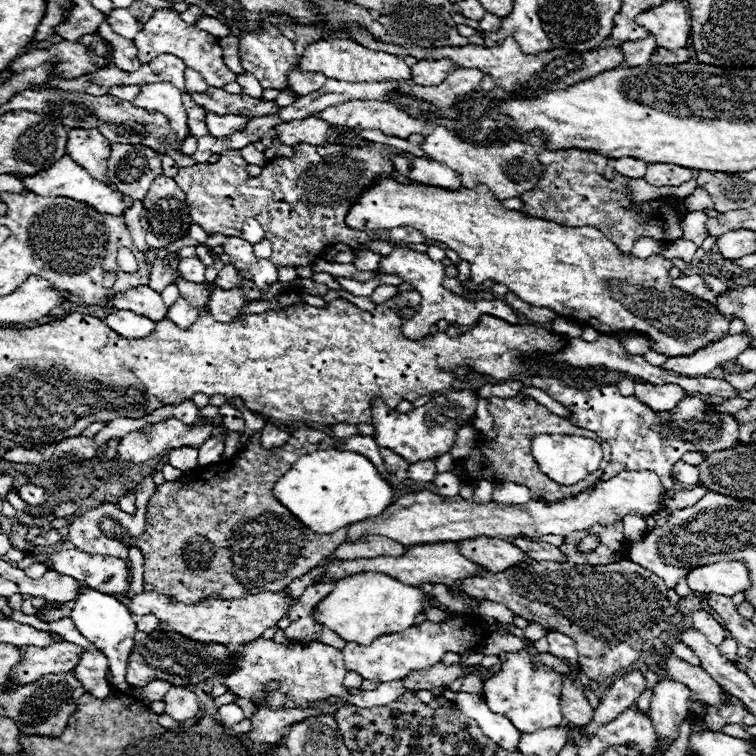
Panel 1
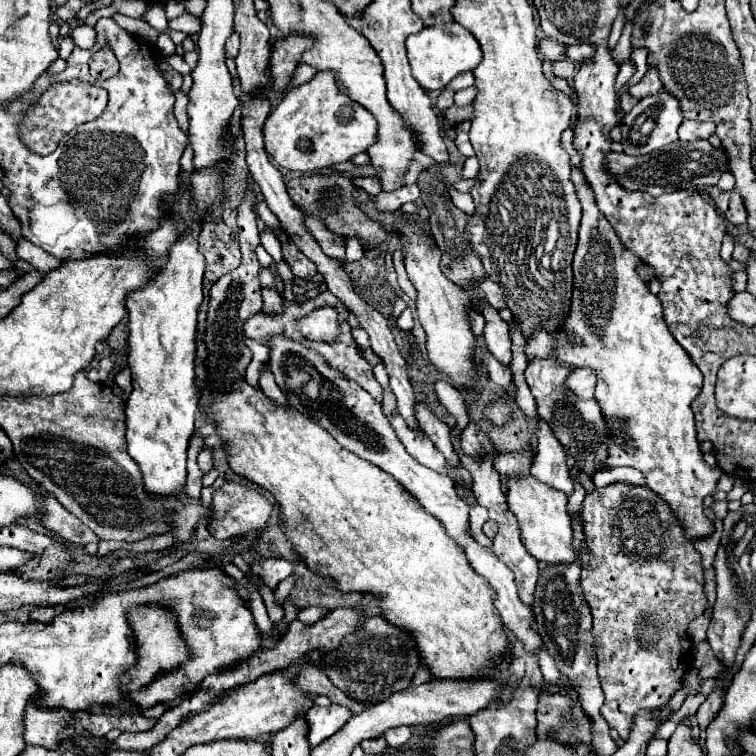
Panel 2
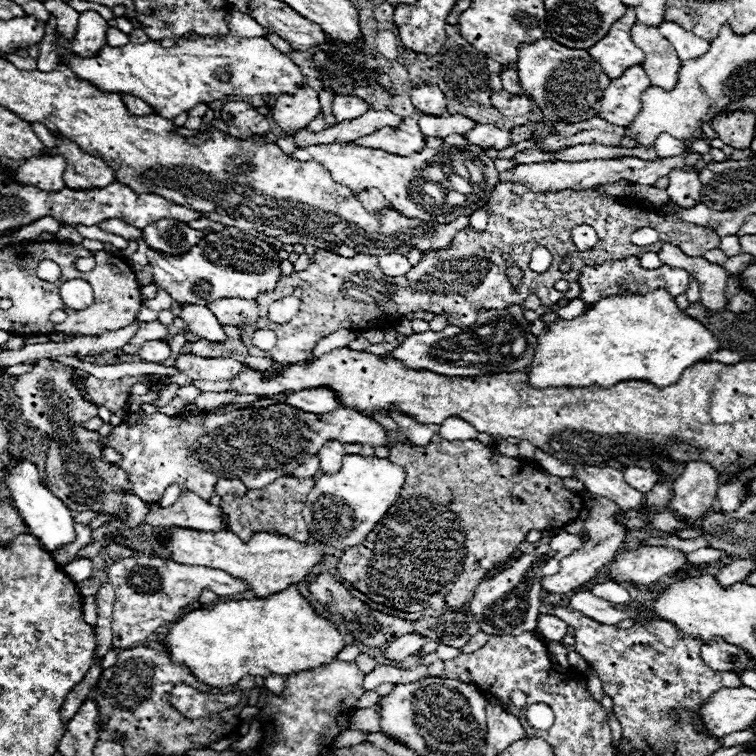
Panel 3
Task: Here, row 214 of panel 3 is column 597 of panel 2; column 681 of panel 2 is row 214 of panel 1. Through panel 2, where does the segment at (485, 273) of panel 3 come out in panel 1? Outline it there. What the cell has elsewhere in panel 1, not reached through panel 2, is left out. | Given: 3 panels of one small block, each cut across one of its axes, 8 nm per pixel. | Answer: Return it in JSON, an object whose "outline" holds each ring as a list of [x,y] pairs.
{"outline":[[[540,146],[538,160],[544,166],[542,180],[538,180],[538,188],[524,192],[522,214],[544,218],[558,222],[562,226],[592,226],[598,228],[604,236],[618,244],[618,250],[624,256],[632,254],[632,246],[638,238],[652,238],[674,242],[682,238],[682,220],[688,214],[684,210],[684,198],[674,200],[672,196],[662,196],[658,200],[634,202],[628,194],[630,178],[614,174],[612,180],[604,178],[604,170],[608,166],[606,156],[598,152],[582,152],[576,148],[566,150],[548,150]]]}

